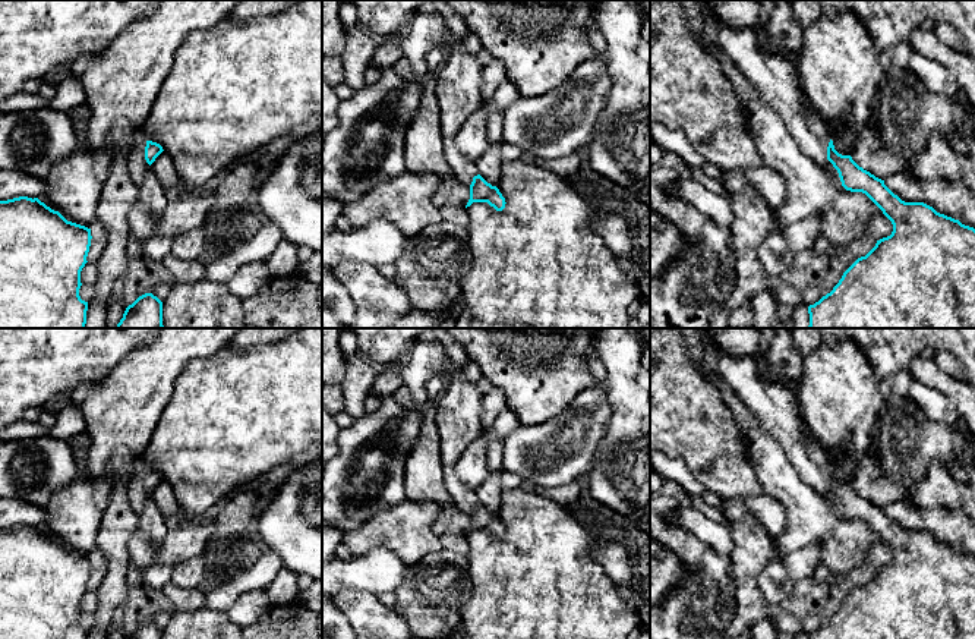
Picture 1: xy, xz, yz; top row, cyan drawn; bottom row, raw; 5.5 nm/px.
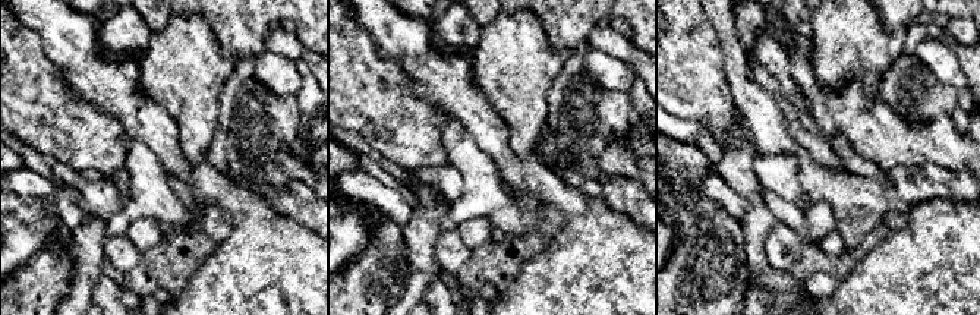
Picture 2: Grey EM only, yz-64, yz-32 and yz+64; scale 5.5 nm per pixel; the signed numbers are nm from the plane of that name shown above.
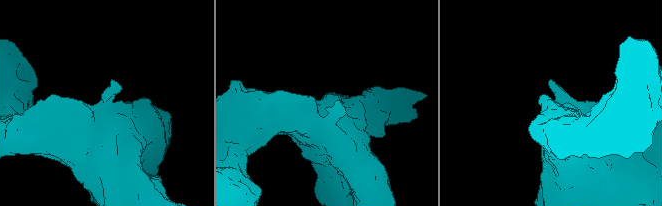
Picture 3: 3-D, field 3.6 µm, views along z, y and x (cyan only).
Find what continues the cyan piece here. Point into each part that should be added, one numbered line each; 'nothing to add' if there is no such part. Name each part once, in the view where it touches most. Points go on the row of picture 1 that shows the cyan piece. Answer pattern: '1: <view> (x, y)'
1: yz (772, 76)

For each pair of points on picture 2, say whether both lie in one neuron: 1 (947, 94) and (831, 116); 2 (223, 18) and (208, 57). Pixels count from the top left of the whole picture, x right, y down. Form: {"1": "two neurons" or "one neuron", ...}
{"1": "two neurons", "2": "two neurons"}

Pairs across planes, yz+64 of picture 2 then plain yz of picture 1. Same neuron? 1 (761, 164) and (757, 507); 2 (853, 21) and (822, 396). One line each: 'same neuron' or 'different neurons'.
1: same neuron
2: same neuron

